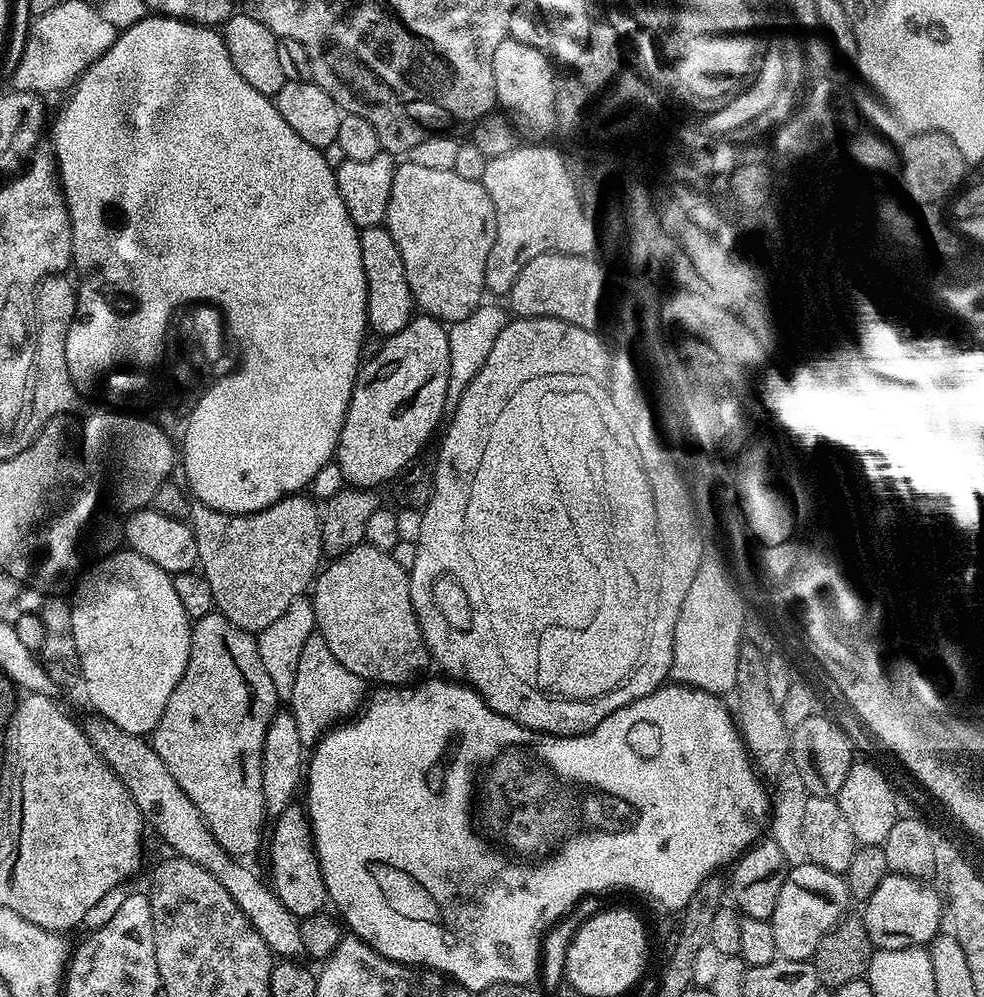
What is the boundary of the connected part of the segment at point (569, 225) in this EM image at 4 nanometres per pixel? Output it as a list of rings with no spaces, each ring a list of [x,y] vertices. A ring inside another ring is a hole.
[[[517,148],[510,154],[493,156],[488,161],[482,183],[486,194],[490,194],[494,202],[496,215],[496,237],[494,246],[490,250],[490,258],[486,258],[484,275],[484,287],[489,293],[507,297],[512,291],[518,274],[522,274],[525,266],[542,254],[561,252],[571,256],[576,250],[582,250],[588,245],[586,218],[580,216],[580,208],[564,176],[562,162],[553,156],[548,156],[540,150],[519,152]]]

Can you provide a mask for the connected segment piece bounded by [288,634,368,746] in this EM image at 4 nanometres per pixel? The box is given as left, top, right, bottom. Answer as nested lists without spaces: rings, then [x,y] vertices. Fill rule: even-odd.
[[[319,634],[310,636],[298,660],[294,688],[288,701],[290,713],[298,725],[299,740],[306,746],[315,745],[325,730],[331,729],[339,720],[355,715],[365,703],[366,688],[367,681],[338,663]]]

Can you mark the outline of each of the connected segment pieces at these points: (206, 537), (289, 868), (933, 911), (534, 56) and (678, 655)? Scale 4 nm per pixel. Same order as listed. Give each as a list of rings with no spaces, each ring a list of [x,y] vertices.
[[[304,494],[284,496],[277,504],[271,504],[266,510],[253,512],[250,516],[231,516],[206,506],[201,500],[192,500],[190,523],[198,546],[199,571],[206,582],[210,582],[220,615],[244,632],[259,634],[266,630],[272,622],[286,614],[292,602],[313,587],[321,571],[320,556],[325,555],[320,533],[321,509],[306,497]]]
[[[296,802],[289,804],[281,816],[275,817],[276,829],[273,832],[271,829],[270,832],[270,844],[272,840],[272,880],[270,879],[270,887],[286,910],[290,910],[297,918],[303,918],[312,916],[315,912],[325,911],[329,898],[322,878],[320,863],[316,857],[316,847],[312,841],[312,823],[308,820],[307,811],[301,805],[299,808],[298,804]]]
[[[890,874],[878,882],[878,890],[863,901],[862,919],[868,937],[877,949],[902,950],[904,947],[931,945],[941,931],[940,919],[945,919],[946,904],[941,896],[923,879],[914,876]]]
[[[505,38],[492,59],[497,105],[505,108],[507,119],[515,127],[527,132],[544,132],[552,123],[552,87],[558,80],[552,76],[553,61],[544,55],[541,49]]]
[[[716,562],[704,563],[703,569],[688,590],[688,603],[682,602],[678,622],[674,626],[674,650],[672,651],[671,679],[689,688],[701,688],[713,694],[731,693],[735,686],[736,637],[740,631],[740,607],[743,599],[733,595],[730,582]]]

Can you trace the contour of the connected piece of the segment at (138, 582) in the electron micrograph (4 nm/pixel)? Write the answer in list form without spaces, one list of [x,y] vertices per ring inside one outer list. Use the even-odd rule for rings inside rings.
[[[131,550],[123,551],[106,557],[93,572],[86,573],[84,581],[80,584],[80,589],[76,592],[76,597],[71,597],[74,646],[80,659],[80,676],[82,677],[82,684],[84,680],[84,692],[88,695],[89,702],[100,711],[97,713],[103,719],[114,722],[114,726],[118,726],[130,734],[147,737],[158,726],[158,722],[166,710],[166,702],[170,702],[170,694],[174,694],[174,686],[178,686],[178,682],[186,670],[186,662],[190,658],[192,624],[189,621],[186,610],[182,610],[182,601],[178,599],[178,593],[174,590],[174,582],[172,581],[173,573],[154,566],[154,562],[142,558],[137,552]]]

